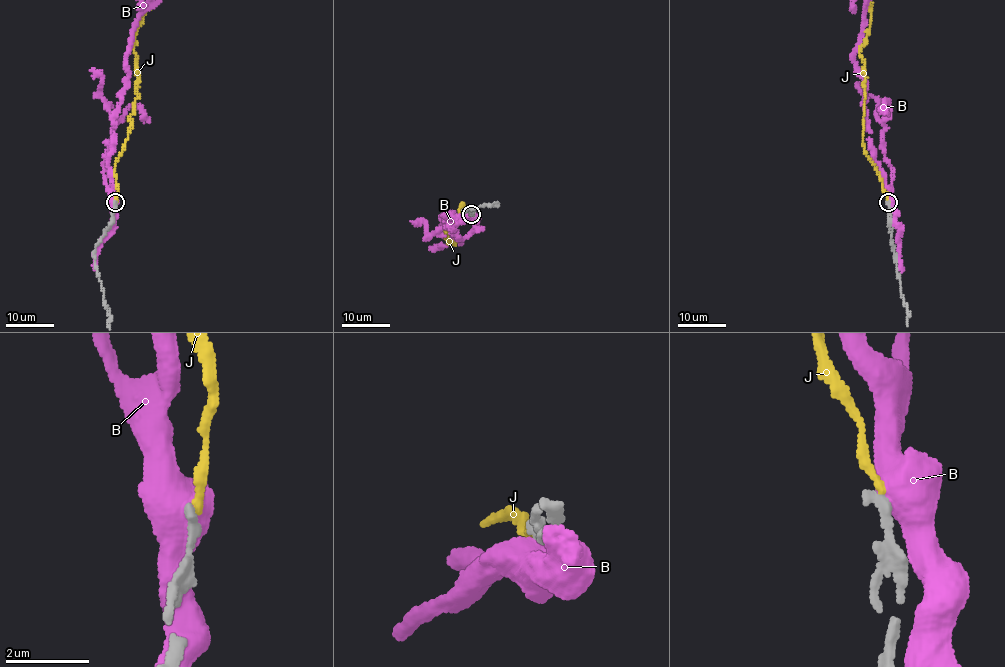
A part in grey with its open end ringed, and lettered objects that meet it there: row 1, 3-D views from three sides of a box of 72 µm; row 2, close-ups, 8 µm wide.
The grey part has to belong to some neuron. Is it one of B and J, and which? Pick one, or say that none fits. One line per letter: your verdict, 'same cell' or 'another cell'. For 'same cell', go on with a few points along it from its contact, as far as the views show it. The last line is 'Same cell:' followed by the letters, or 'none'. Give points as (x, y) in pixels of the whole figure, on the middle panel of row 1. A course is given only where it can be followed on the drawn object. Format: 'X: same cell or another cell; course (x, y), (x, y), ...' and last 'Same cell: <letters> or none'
B: another cell
J: same cell
Same cell: J

